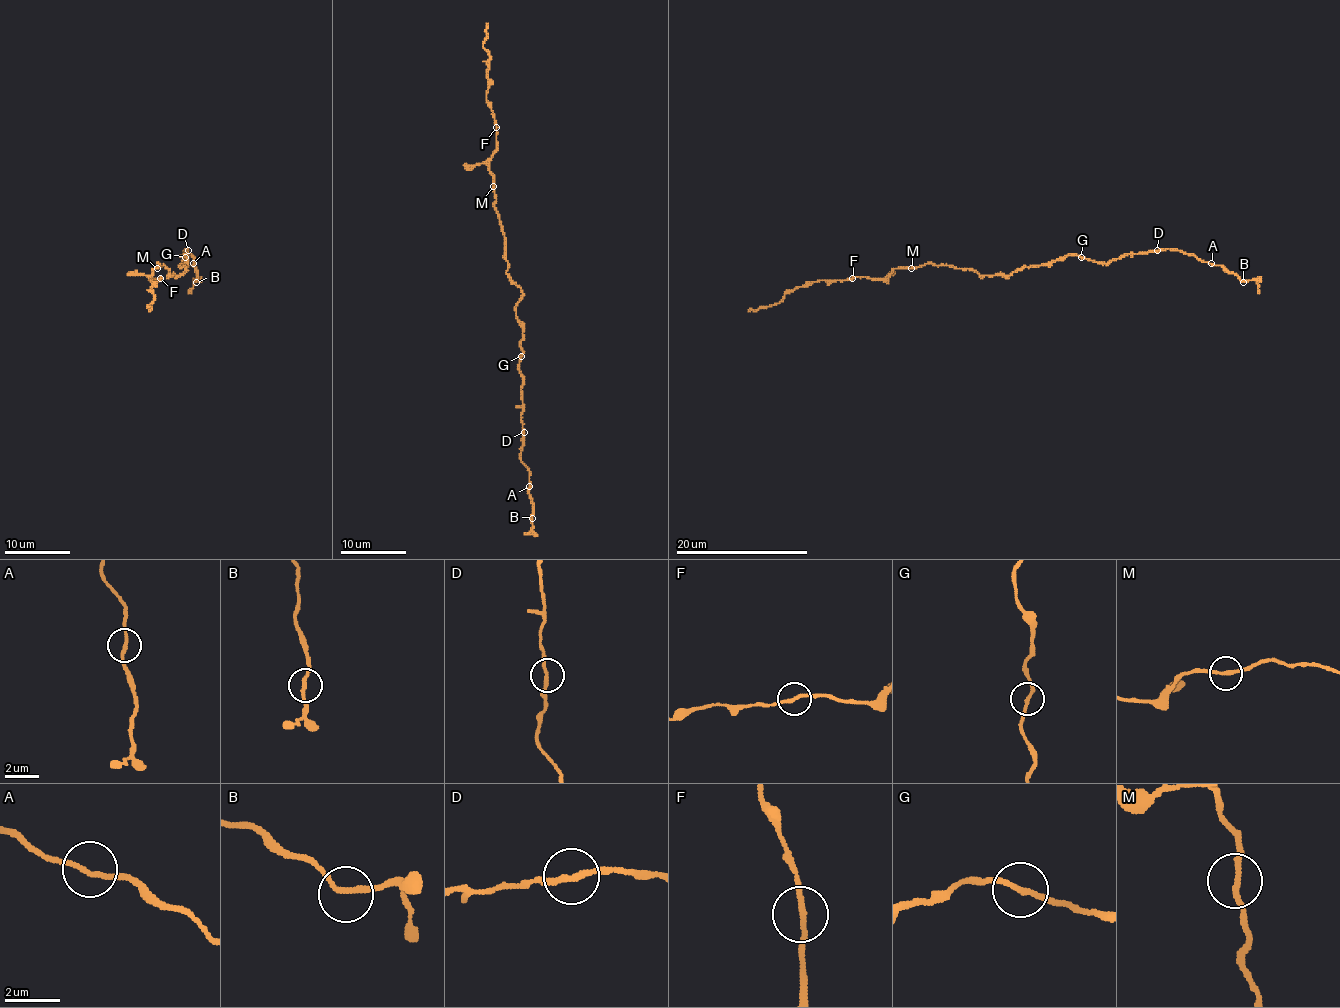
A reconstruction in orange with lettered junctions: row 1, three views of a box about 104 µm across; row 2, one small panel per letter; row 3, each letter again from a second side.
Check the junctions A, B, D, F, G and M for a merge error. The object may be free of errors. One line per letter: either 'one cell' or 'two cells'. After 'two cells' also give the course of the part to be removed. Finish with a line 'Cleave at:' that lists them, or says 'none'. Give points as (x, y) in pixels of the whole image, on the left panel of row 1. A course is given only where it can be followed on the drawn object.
A: one cell
B: one cell
D: one cell
F: two cells; foreign part runs (160, 278), (150, 280), (153, 301), (147, 306), (152, 310)
G: one cell
M: one cell
Cleave at: F

